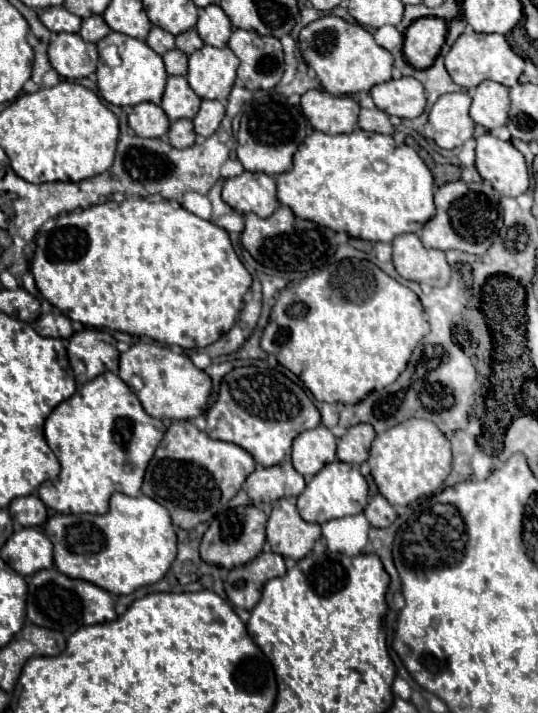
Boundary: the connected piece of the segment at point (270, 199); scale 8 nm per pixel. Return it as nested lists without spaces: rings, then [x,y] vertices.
[[[244,171],[234,179],[226,179],[222,199],[238,213],[256,213],[258,217],[270,217],[280,205],[274,177],[250,171]]]

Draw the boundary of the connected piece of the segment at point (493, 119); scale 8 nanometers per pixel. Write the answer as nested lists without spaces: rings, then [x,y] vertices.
[[[484,81],[474,89],[470,117],[476,125],[486,127],[488,131],[500,129],[506,125],[510,111],[508,89],[496,81]]]

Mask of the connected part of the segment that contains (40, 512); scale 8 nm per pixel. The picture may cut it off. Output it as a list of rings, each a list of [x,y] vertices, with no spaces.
[[[36,495],[18,497],[8,507],[14,521],[18,521],[22,527],[40,527],[48,519],[46,505]]]

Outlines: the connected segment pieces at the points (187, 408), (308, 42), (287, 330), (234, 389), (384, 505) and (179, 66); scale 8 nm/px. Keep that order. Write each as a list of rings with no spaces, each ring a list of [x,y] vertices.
[[[134,343],[120,355],[120,379],[138,395],[144,411],[156,419],[190,421],[204,415],[212,395],[210,377],[194,367],[188,355],[174,353],[162,343]]]
[[[334,15],[316,19],[302,29],[300,51],[306,63],[316,71],[316,77],[322,81],[322,87],[330,95],[370,91],[370,87],[392,79],[394,57],[390,55],[390,51],[380,47],[364,27],[348,23]]]
[[[344,259],[280,291],[260,345],[266,353],[278,355],[280,365],[298,375],[318,401],[358,403],[370,391],[380,391],[398,379],[414,347],[428,331],[422,303],[412,289],[400,285],[370,261]]]
[[[238,367],[238,369],[232,369],[222,379],[218,401],[208,409],[206,421],[208,421],[206,433],[212,439],[234,443],[234,445],[246,449],[254,457],[256,463],[260,463],[264,467],[274,467],[274,465],[278,465],[280,461],[284,461],[290,455],[292,441],[300,433],[320,425],[320,411],[310,401],[306,391],[300,385],[296,385],[294,381],[290,381],[286,375],[282,375],[280,371],[262,369],[262,367]]]
[[[376,495],[368,501],[364,515],[372,527],[390,527],[398,517],[396,509],[382,495]]]
[[[172,49],[164,55],[164,65],[166,65],[166,71],[168,75],[186,75],[188,71],[188,55],[178,51],[178,49]]]

